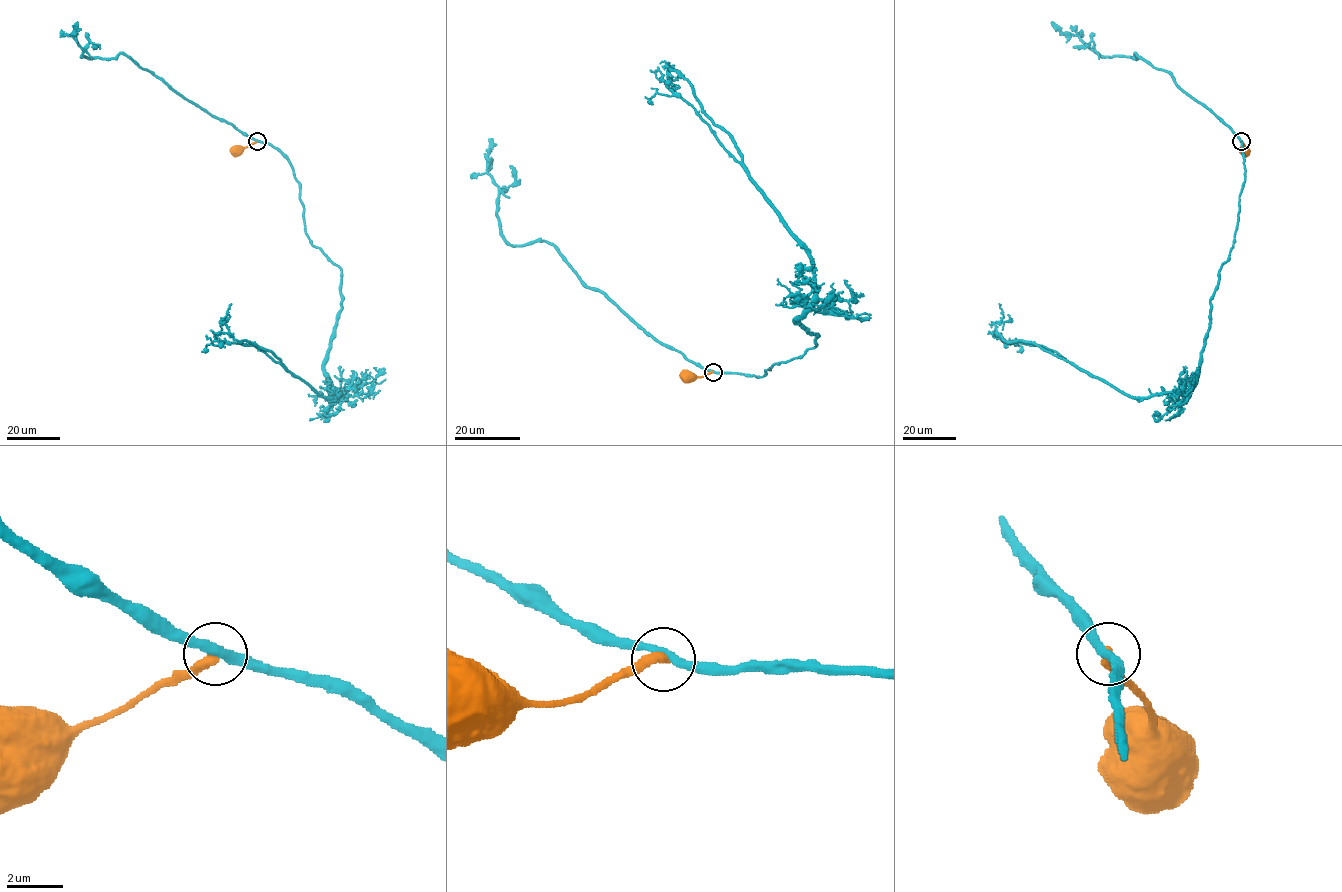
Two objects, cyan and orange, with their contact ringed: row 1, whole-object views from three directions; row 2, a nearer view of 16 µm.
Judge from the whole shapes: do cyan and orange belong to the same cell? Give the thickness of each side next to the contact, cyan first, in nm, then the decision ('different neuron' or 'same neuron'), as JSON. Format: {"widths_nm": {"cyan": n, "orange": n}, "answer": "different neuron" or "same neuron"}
{"widths_nm": {"cyan": 320, "orange": 340}, "answer": "different neuron"}

